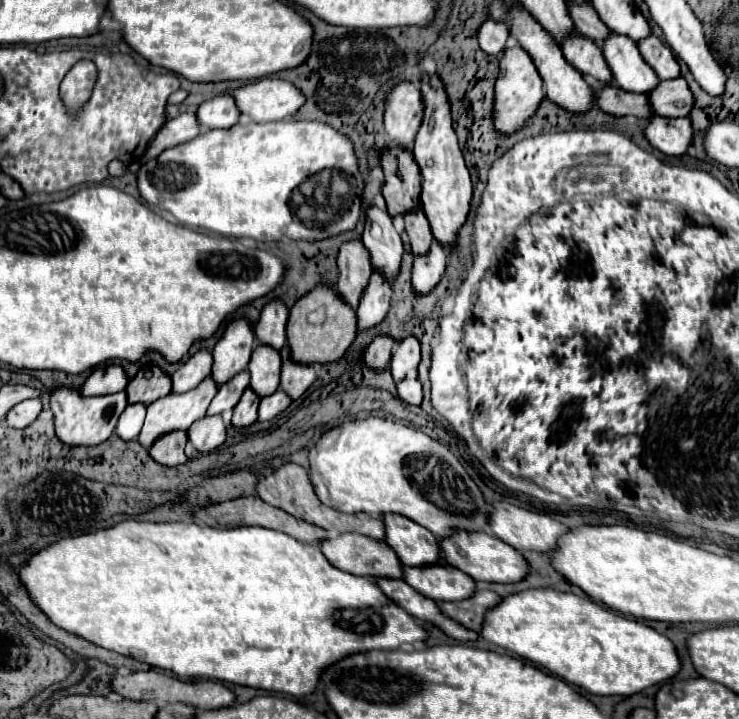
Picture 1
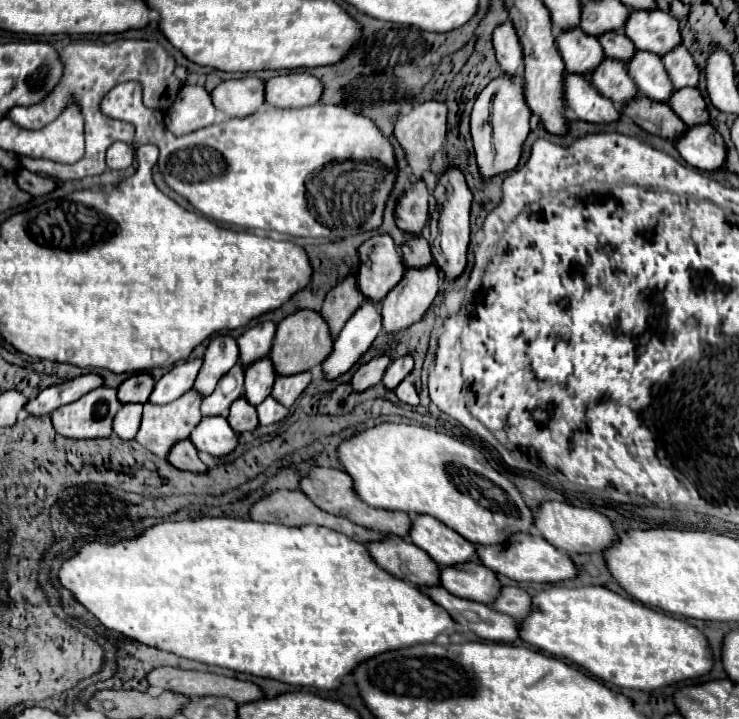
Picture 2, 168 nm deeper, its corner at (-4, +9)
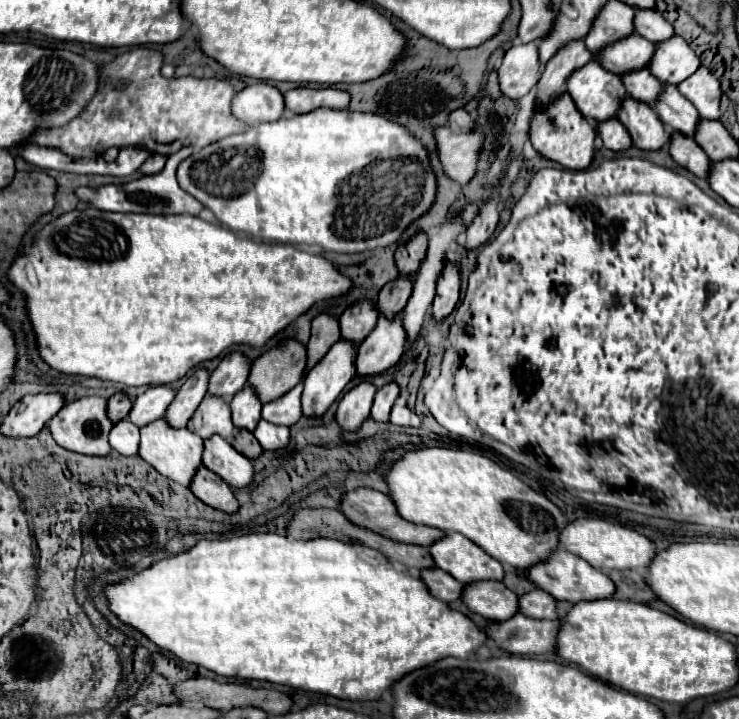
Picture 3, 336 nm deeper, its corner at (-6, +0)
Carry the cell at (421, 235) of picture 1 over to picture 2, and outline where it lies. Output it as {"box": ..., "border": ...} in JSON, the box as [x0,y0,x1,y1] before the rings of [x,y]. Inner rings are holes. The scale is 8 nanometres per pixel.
{"box":[402,236,432,266],"border":[[[408,236],[408,240],[402,246],[402,256],[406,266],[426,266],[432,264],[430,244],[424,236]]]}

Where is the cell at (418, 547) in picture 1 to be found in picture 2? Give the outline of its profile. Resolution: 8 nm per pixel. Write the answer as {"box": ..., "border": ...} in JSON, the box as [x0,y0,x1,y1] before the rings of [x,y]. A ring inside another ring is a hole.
{"box":[410,514,474,566],"border":[[[416,514],[412,518],[410,540],[428,552],[428,556],[432,556],[432,560],[436,560],[440,566],[462,564],[474,556],[472,542],[428,514]]]}

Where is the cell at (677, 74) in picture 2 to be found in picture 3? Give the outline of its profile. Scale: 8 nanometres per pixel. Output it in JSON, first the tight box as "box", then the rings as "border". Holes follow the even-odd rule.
{"box":[678,67,720,119],"border":[[[700,67],[692,77],[678,85],[678,91],[698,109],[706,119],[720,119],[720,81],[714,77],[708,67]]]}

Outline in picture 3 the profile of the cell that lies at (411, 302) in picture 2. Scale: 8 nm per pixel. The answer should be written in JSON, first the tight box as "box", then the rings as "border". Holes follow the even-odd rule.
{"box":[356,315,406,377],"border":[[[396,315],[392,321],[386,317],[378,319],[378,325],[374,331],[362,341],[356,353],[356,375],[358,377],[372,377],[378,373],[384,373],[392,365],[398,363],[398,359],[404,355],[404,343],[406,333],[402,327],[402,317]]]}

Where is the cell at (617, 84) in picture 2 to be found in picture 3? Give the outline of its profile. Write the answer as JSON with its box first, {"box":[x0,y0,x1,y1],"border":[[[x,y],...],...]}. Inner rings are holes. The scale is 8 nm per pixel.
{"box":[618,95,672,151],"border":[[[630,95],[622,101],[618,121],[630,131],[634,145],[642,151],[658,151],[668,147],[672,141],[672,131],[664,127],[656,111],[650,105],[644,105]]]}

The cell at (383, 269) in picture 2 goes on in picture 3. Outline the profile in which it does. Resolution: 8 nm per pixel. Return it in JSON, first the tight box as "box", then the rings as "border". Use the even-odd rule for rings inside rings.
{"box":[340,301,378,343],"border":[[[360,301],[352,305],[352,309],[346,309],[340,315],[342,339],[362,343],[366,335],[370,335],[370,331],[374,329],[376,321],[378,321],[378,311],[374,309],[374,303]]]}

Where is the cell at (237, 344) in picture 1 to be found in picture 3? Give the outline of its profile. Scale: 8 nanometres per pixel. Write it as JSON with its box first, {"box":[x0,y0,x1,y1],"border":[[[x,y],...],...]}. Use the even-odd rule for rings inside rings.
{"box":[164,369,208,429],"border":[[[196,369],[186,379],[186,383],[176,391],[176,397],[170,403],[170,407],[166,409],[164,419],[170,421],[170,425],[174,425],[174,429],[186,427],[188,419],[194,415],[194,409],[206,397],[206,387],[208,387],[208,371]]]}

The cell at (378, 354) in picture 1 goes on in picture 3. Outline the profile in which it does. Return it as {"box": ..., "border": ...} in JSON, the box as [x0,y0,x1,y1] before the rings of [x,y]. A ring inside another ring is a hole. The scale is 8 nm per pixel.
{"box":[336,383,376,431],"border":[[[360,383],[342,397],[336,411],[336,421],[342,431],[358,431],[362,427],[362,423],[370,415],[374,393],[376,393],[374,385]]]}

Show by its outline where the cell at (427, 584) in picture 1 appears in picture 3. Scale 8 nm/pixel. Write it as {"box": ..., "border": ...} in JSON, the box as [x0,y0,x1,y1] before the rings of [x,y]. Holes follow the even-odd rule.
{"box":[464,581,518,621],"border":[[[478,581],[464,587],[464,603],[490,621],[506,621],[518,613],[518,595],[500,581]]]}

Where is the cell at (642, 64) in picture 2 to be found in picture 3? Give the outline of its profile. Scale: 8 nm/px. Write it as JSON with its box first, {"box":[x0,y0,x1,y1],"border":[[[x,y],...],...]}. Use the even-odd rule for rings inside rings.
{"box":[654,85,700,137],"border":[[[664,85],[664,93],[662,93],[662,97],[658,97],[654,109],[656,109],[658,117],[662,121],[666,121],[666,125],[670,125],[670,129],[674,129],[682,135],[694,137],[700,115],[694,109],[694,105],[678,93],[678,89],[674,85]]]}

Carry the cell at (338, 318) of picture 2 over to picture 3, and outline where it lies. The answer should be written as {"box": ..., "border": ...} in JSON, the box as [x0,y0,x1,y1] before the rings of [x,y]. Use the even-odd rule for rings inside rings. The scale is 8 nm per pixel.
{"box":[304,315,340,375],"border":[[[318,315],[312,319],[312,335],[306,345],[306,369],[304,375],[330,351],[330,347],[340,341],[340,325],[332,315]]]}

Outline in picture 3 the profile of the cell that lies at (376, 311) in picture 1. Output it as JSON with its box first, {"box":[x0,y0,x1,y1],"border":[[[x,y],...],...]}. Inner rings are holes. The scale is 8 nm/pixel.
{"box":[302,341,358,417],"border":[[[338,341],[326,357],[310,369],[302,391],[304,417],[322,417],[330,409],[346,383],[354,377],[356,349],[358,347],[350,341]]]}

